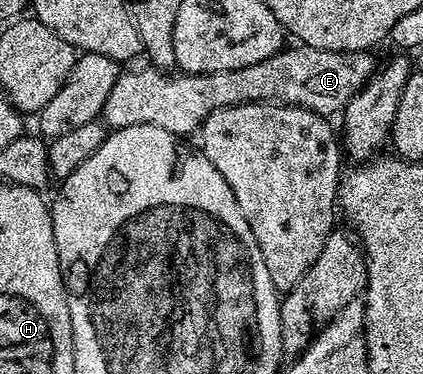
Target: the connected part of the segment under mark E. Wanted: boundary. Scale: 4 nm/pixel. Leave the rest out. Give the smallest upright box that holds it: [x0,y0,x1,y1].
[101,44,379,136]

